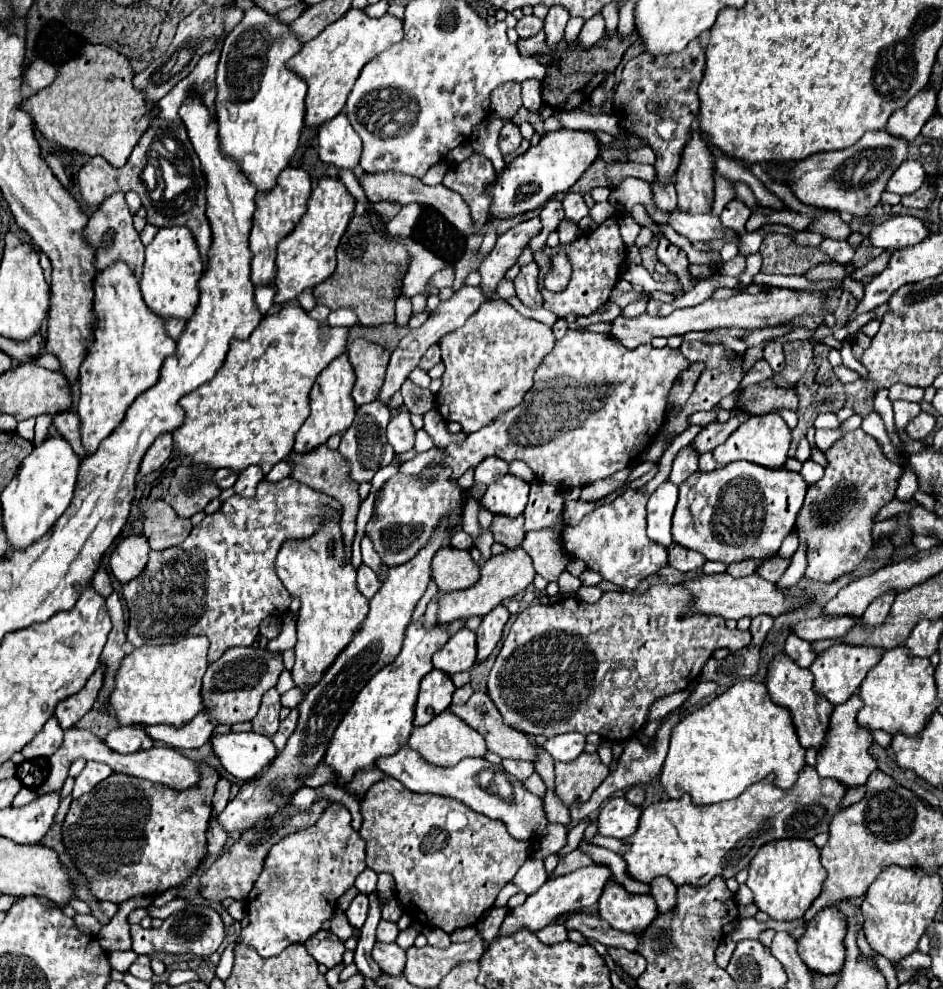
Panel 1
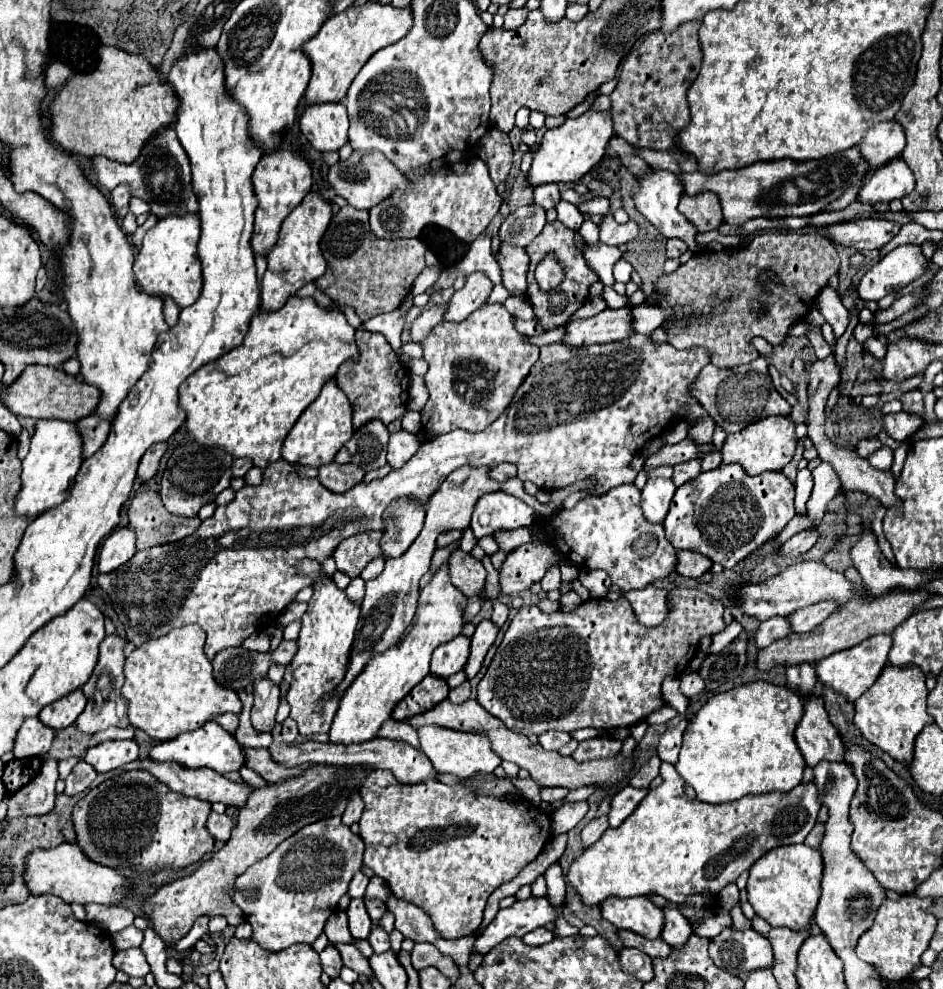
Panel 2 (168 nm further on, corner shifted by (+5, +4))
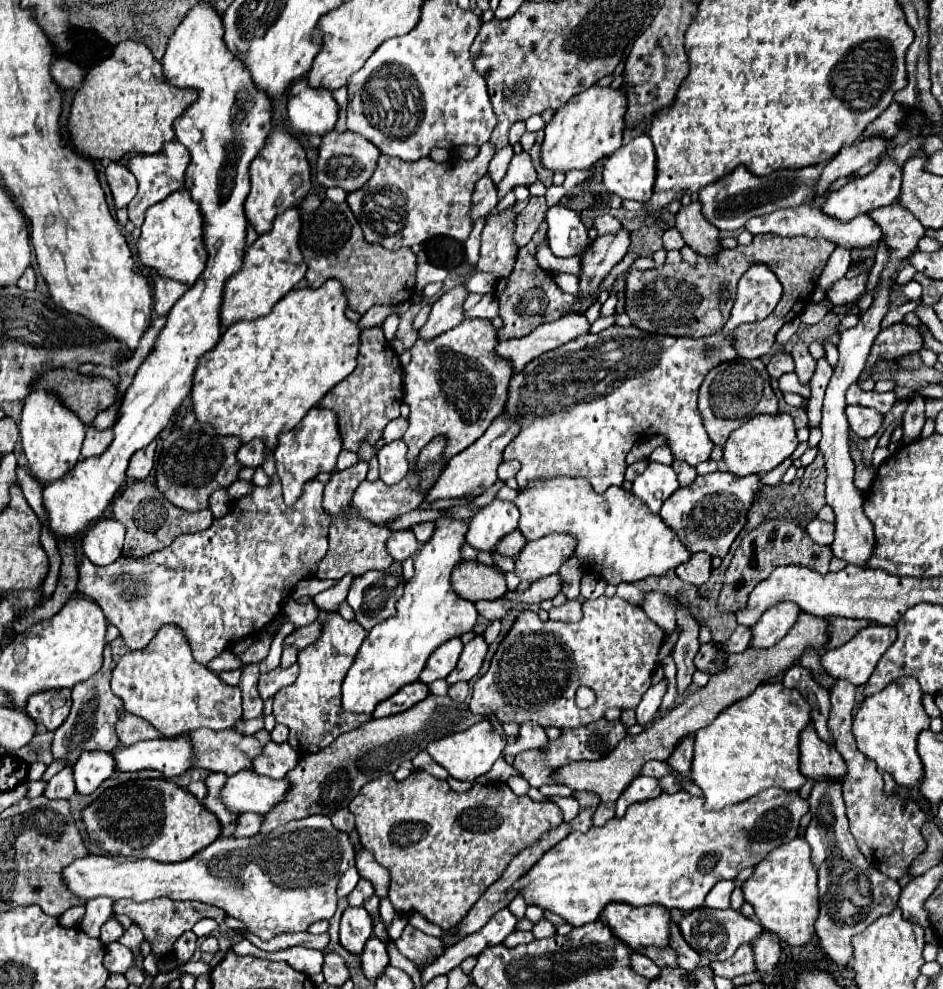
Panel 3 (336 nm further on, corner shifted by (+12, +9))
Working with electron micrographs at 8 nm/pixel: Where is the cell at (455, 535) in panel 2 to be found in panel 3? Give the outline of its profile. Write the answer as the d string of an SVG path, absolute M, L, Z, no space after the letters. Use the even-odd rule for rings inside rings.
M418 523L418 525L412 525L410 529L414 531L418 543L426 543L434 533L434 523Z

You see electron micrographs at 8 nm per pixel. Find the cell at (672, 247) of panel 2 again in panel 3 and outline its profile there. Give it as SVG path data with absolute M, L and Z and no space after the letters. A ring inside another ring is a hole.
M668 229L664 233L664 249L670 251L670 249L682 249L684 247L684 239L680 235L678 229Z

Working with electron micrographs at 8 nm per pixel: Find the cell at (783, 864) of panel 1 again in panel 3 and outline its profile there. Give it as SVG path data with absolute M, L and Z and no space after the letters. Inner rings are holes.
M798 837L788 845L776 849L776 853L768 855L768 861L762 861L750 879L744 881L742 891L744 899L754 907L756 919L760 925L780 939L784 939L792 947L806 945L814 935L814 923L818 919L818 869L812 863L810 845Z

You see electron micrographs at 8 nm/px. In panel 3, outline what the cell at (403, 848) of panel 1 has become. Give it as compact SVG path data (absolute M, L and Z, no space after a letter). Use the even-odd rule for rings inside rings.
M414 771L406 781L394 781L390 773L370 781L350 801L348 809L356 817L360 843L366 849L372 849L376 861L392 875L388 897L394 909L402 913L420 911L444 931L462 921L464 913L502 877L508 863L520 849L524 849L524 845L536 843L540 833L564 821L558 805L550 801L532 801L526 795L514 795L506 783L474 785L466 793L456 793L444 779L436 779L426 771Z

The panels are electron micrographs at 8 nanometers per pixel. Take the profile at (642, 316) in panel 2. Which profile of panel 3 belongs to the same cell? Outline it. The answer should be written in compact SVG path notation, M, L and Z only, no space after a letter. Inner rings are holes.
M614 312L612 315L608 317L599 317L590 328L590 333L596 334L600 331L615 325L615 318L617 313Z

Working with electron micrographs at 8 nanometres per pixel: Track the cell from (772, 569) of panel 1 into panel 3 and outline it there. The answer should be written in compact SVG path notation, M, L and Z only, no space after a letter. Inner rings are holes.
M812 519L806 525L806 531L808 531L808 535L810 535L812 541L816 541L820 545L830 545L832 543L832 537L834 537L834 523Z

